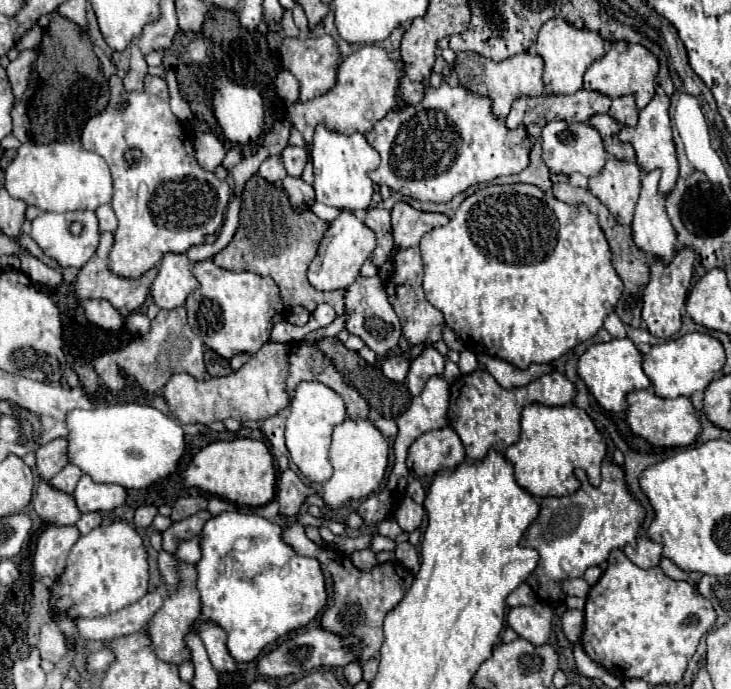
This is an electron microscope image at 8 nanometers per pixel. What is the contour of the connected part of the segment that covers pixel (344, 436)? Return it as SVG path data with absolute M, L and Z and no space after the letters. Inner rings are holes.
M345 420L335 426L333 442L329 450L329 462L333 466L333 476L323 484L323 500L327 510L339 510L353 500L365 500L371 492L375 492L385 476L389 456L389 444L383 434L371 424L371 420Z

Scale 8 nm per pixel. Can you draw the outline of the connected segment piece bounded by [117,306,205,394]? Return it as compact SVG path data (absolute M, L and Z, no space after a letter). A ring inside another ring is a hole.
M173 308L173 310L161 310L155 320L149 334L139 336L131 344L127 344L123 350L117 352L117 364L123 368L129 376L133 376L139 386L147 392L159 392L163 384L177 372L191 374L195 380L205 378L205 364L203 364L203 342L191 326L187 324L185 308Z

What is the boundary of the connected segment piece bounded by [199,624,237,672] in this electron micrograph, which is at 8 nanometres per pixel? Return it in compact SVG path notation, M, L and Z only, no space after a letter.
M203 624L199 630L199 636L207 648L207 654L211 658L211 664L217 672L235 672L237 664L227 652L227 634L221 628L215 628L215 624Z

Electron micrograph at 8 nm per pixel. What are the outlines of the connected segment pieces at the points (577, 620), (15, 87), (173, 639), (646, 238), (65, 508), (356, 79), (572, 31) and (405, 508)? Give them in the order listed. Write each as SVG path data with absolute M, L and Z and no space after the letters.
M567 608L565 614L561 616L561 624L563 624L563 634L567 636L567 640L575 646L581 638L583 632L583 624L585 624L585 614L581 610L571 610Z
M25 50L25 52L21 52L21 54L17 56L17 60L13 60L13 62L7 66L7 78L9 78L11 90L13 90L15 102L21 100L21 94L23 94L25 88L31 84L31 82L29 82L29 74L31 74L33 62L35 62L35 50Z
M179 564L179 584L177 590L163 598L163 606L153 614L153 618L147 624L147 636L151 638L153 652L159 660L169 664L181 664L189 660L189 650L185 648L185 634L191 630L191 624L195 622L195 616L199 616L199 592L195 592L195 566L193 564Z
M653 170L653 172L647 172L647 174L641 176L641 196L639 196L639 202L635 206L635 216L633 216L633 222L631 222L631 230L633 230L633 242L639 250L643 250L649 256L661 258L663 264L669 264L675 256L677 236L675 236L675 230L671 228L671 222L667 220L665 198L657 190L659 174L661 174L659 170Z
M39 482L33 508L43 522L53 526L75 526L81 516L81 512L75 508L75 500L71 500L71 494L55 492L49 482Z
M363 46L351 56L343 58L337 68L337 82L335 86L325 92L323 96L317 96L305 104L295 102L287 106L287 118L293 126L299 128L305 142L311 142L315 124L323 124L327 130L341 132L341 134L367 134L375 122L379 122L395 104L397 104L397 88L399 88L399 76L401 76L403 64L397 60L391 60L387 52L379 46Z
M549 20L543 24L535 50L543 58L543 82L545 82L545 94L575 94L583 86L583 74L585 70L605 54L605 40L591 32L591 30L579 30L565 20Z
M405 496L405 500L401 502L401 506L397 510L397 522L403 532L413 532L415 528L419 528L423 514L425 514L425 508L415 504L409 496Z

